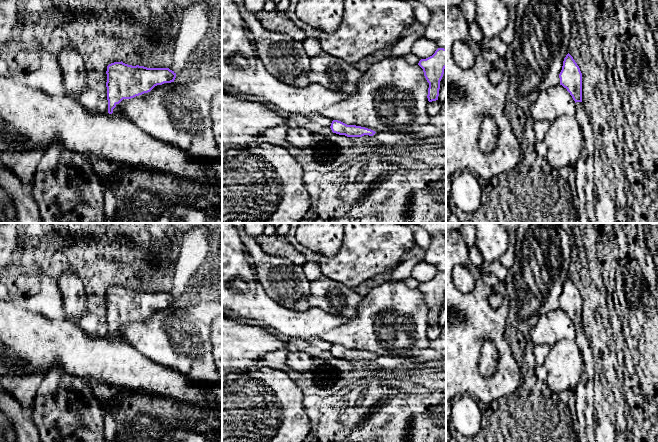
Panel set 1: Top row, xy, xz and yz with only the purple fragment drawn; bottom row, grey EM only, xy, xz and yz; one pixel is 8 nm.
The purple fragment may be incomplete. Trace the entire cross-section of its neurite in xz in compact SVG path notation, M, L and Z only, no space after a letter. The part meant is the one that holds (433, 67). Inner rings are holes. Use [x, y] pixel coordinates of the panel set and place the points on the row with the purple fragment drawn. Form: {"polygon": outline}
{"polygon": "M438 48L432 56L421 59L418 65L423 69L424 76L429 83L428 101L438 100L440 81L446 68L446 49Z"}

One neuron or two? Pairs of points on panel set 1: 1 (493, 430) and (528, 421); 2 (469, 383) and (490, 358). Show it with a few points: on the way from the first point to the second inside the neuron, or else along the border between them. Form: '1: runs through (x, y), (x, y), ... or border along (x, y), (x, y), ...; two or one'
1: runs through (502, 430), (513, 429), (519, 424); one
2: border along (481, 348), (479, 371), (484, 376), (489, 377); two

